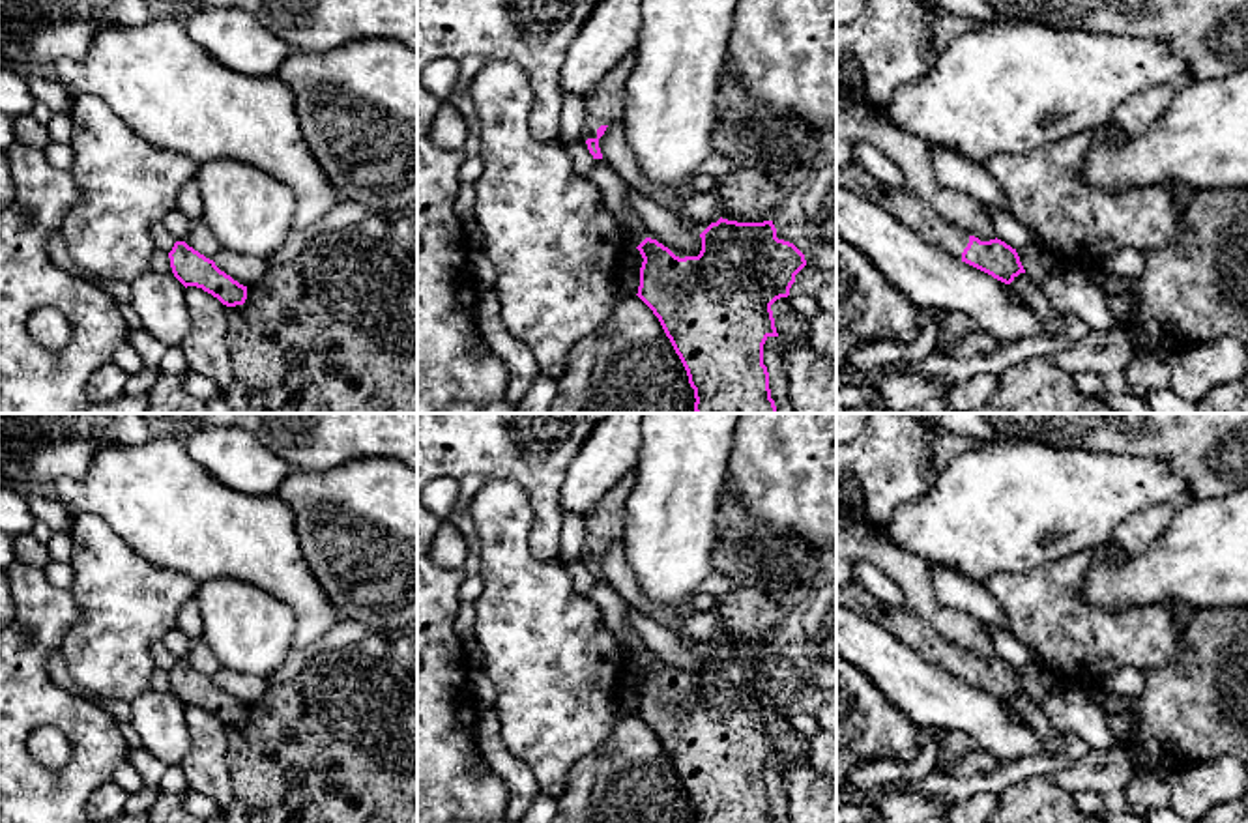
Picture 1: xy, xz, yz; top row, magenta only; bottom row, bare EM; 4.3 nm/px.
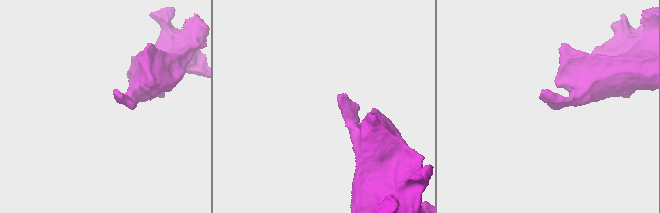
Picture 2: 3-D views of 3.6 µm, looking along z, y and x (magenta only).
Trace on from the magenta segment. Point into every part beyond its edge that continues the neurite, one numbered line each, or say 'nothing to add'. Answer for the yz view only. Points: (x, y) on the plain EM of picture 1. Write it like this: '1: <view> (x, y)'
1: yz (904, 623)

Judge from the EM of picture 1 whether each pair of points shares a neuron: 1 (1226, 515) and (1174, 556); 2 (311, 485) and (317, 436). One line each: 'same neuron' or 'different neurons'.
1: same neuron
2: different neurons

